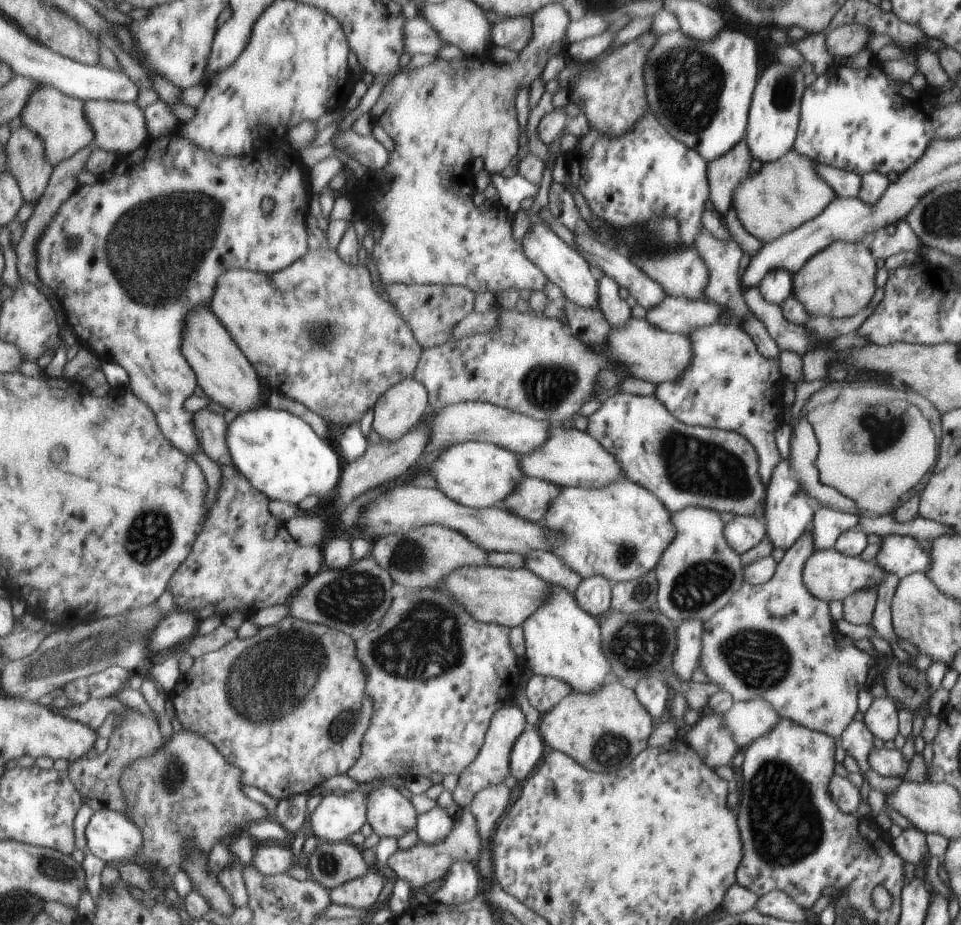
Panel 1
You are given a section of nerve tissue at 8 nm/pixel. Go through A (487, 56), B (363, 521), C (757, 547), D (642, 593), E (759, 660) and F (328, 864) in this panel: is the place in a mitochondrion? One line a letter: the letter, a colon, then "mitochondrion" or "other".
A: other
B: other
C: other
D: mitochondrion
E: mitochondrion
F: mitochondrion

